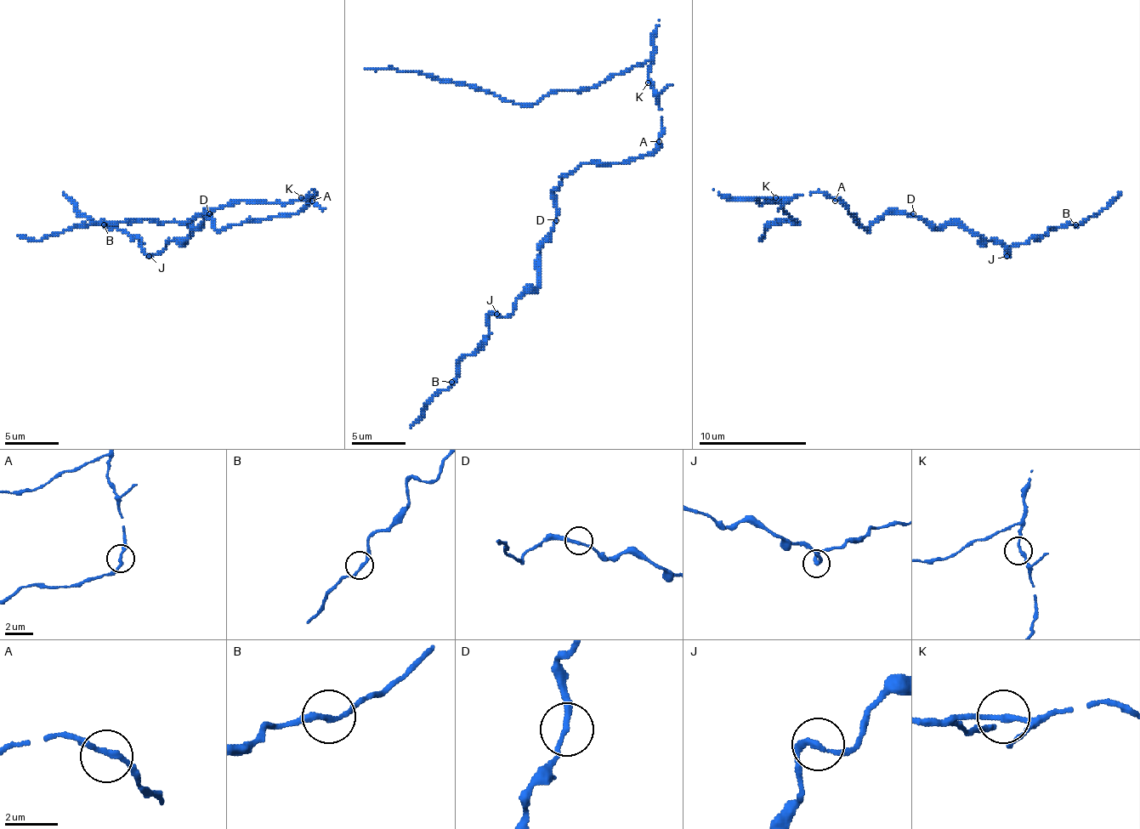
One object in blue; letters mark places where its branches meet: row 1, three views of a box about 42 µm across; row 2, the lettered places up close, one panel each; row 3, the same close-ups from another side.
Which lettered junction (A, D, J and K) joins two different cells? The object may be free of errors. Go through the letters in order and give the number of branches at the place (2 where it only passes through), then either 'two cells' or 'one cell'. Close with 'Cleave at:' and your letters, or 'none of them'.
A: 2 branches meet; one cell
D: 2 branches meet; one cell
J: 2 branches meet; one cell
K: 2 branches meet; one cell
Cleave at: none of them

